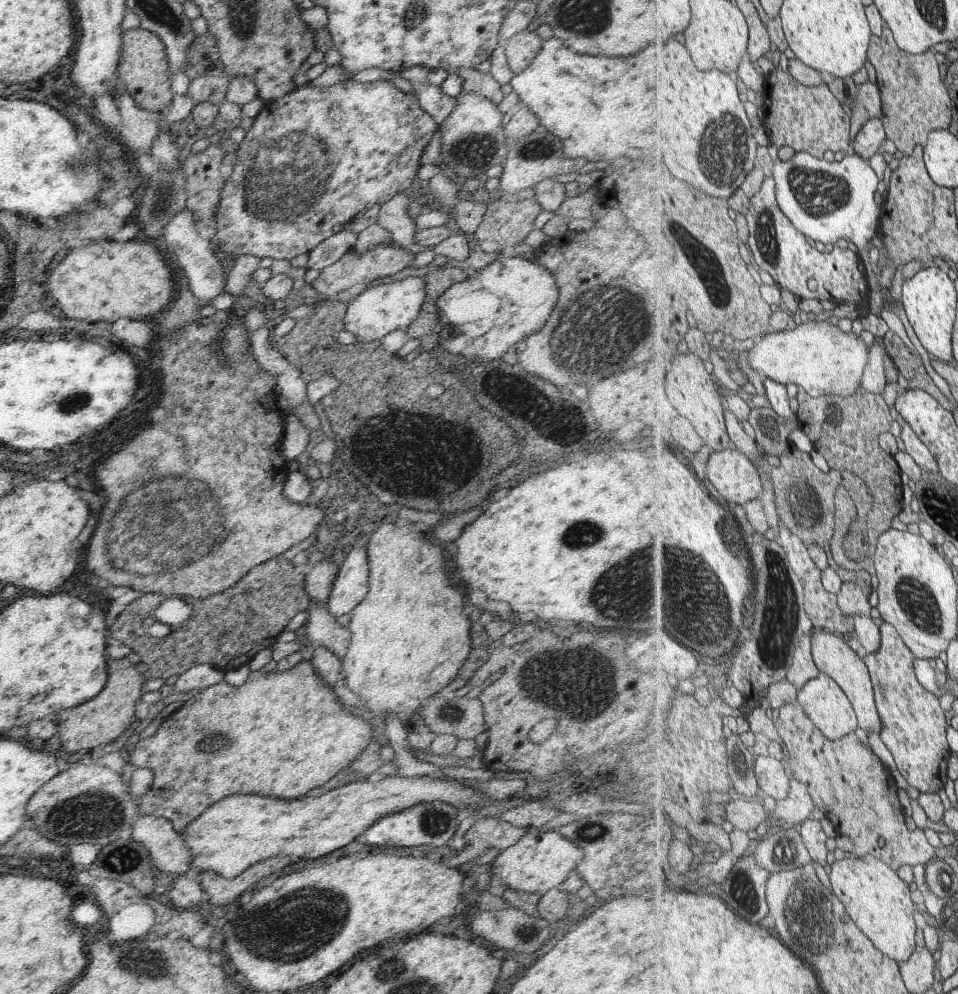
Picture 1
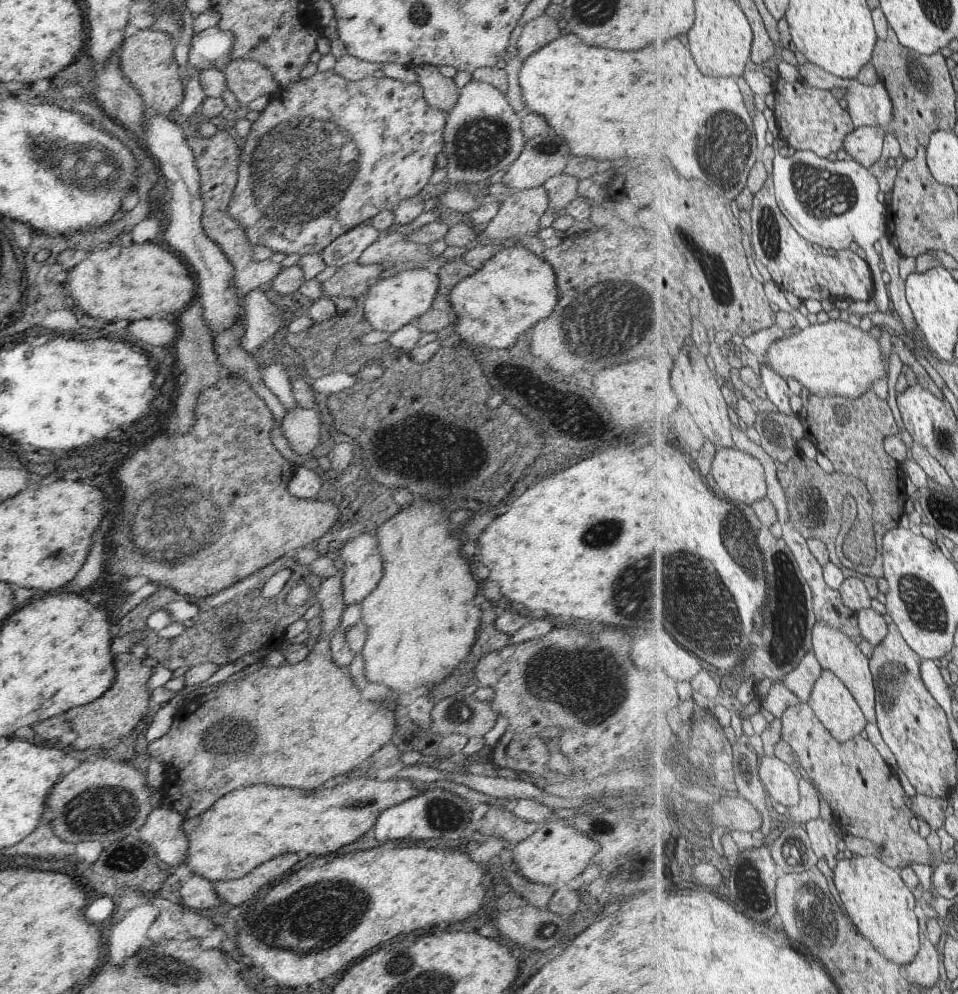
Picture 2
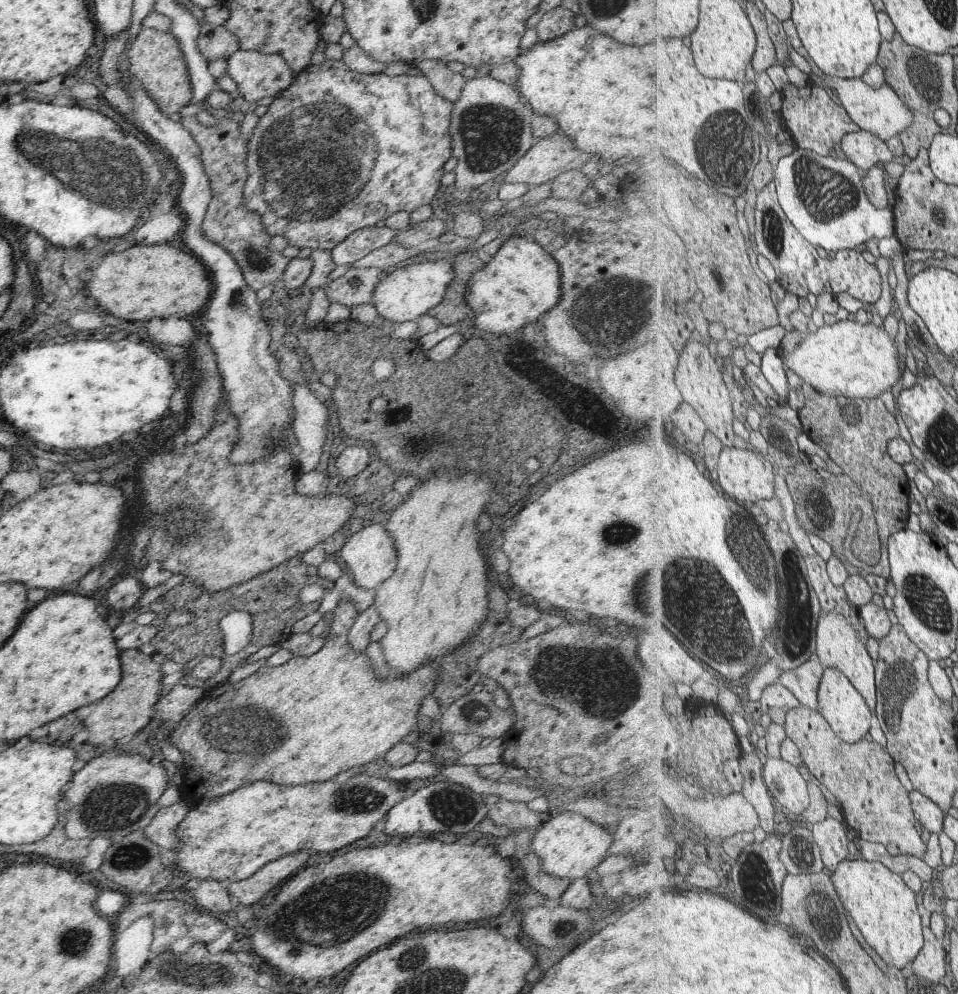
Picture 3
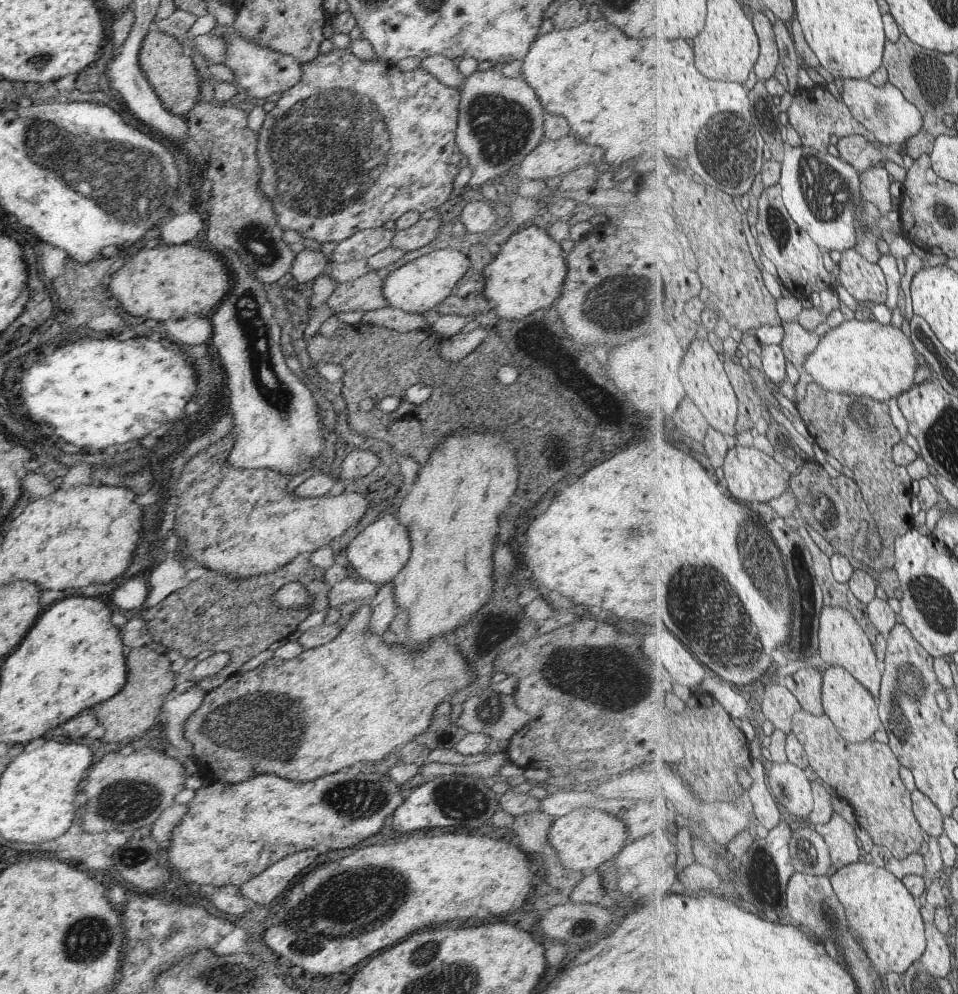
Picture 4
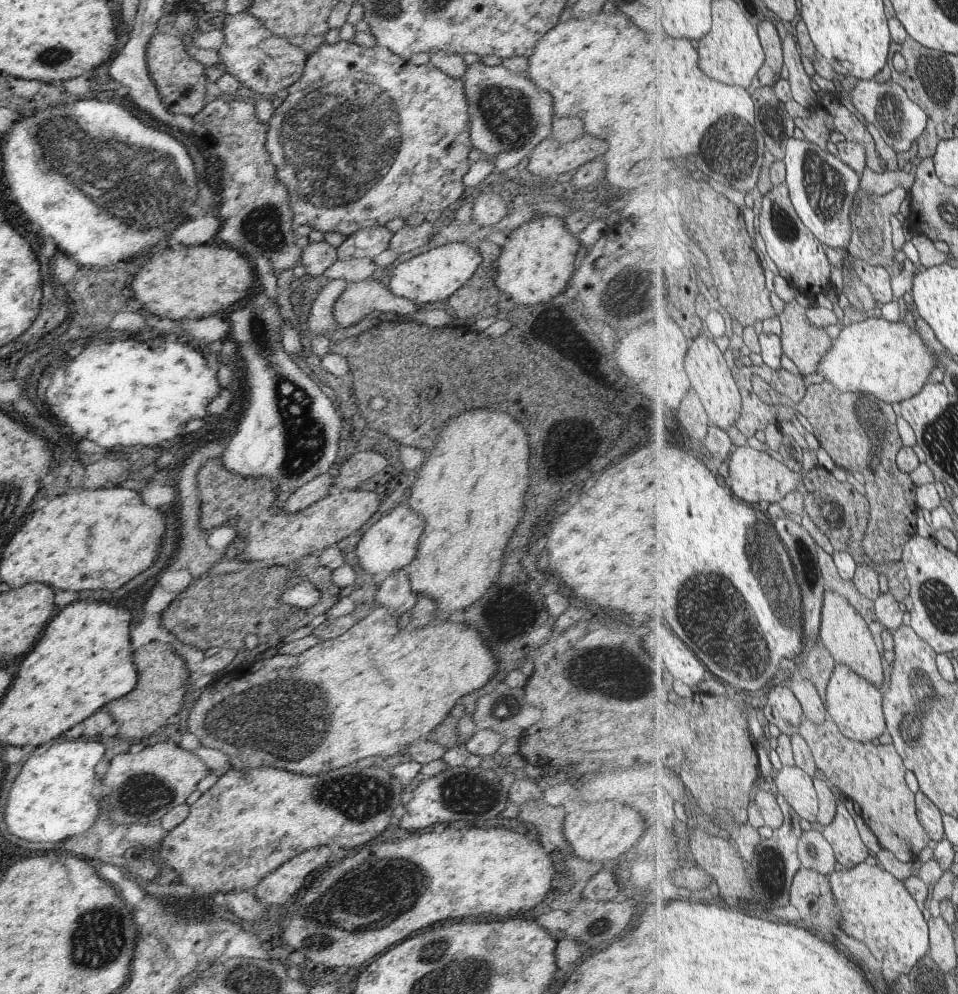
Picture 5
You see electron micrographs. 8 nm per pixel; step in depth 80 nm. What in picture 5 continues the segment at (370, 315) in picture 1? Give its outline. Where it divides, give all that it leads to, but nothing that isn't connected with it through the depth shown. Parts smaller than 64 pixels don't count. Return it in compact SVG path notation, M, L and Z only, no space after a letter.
M452 242L434 246L417 256L409 258L395 266L387 288L398 297L412 300L419 304L433 304L449 298L481 264L481 255L476 248L469 247L466 242Z

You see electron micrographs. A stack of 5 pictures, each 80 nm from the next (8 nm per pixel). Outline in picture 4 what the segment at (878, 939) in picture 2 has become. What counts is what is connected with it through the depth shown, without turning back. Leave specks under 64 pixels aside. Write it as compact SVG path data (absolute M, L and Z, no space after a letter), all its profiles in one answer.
M864 858L837 869L830 879L846 910L848 926L855 930L867 956L883 978L887 972L903 975L921 960L928 947L926 922L919 912L917 899L894 872Z

